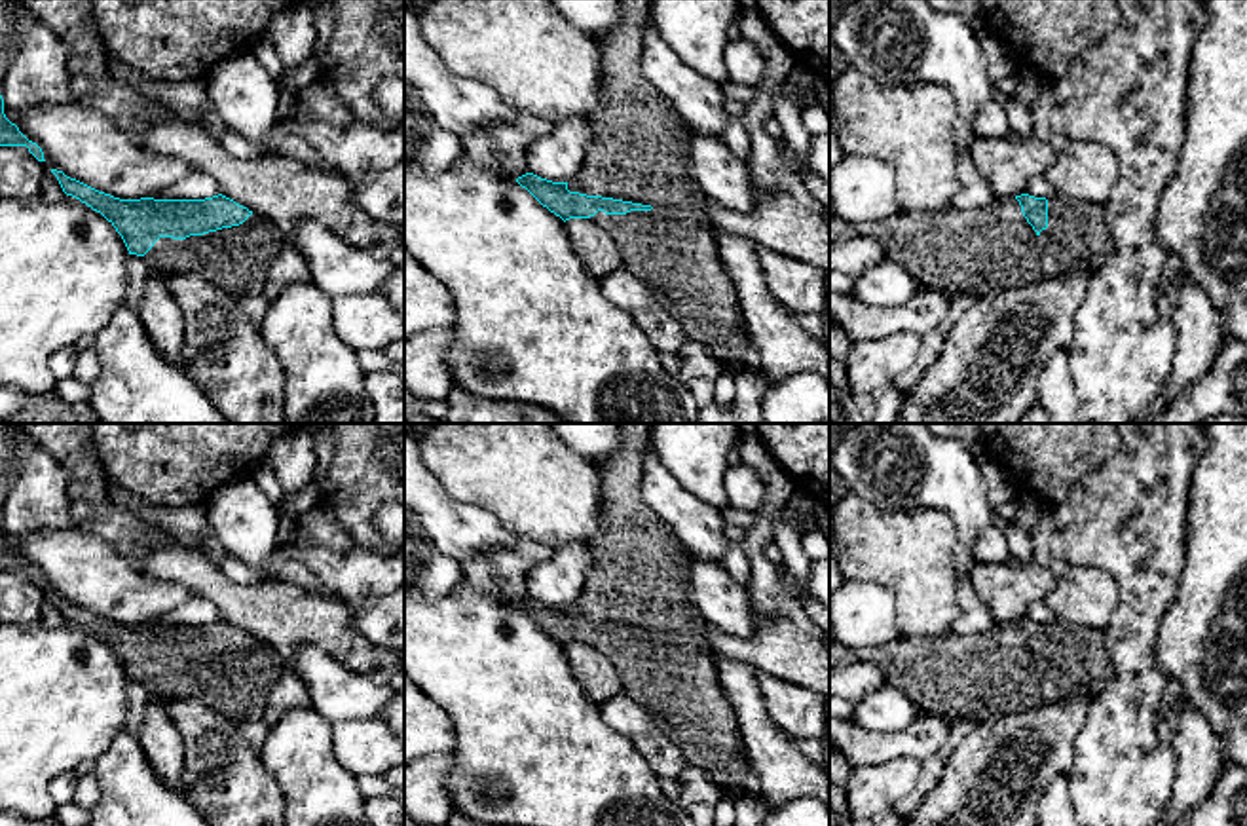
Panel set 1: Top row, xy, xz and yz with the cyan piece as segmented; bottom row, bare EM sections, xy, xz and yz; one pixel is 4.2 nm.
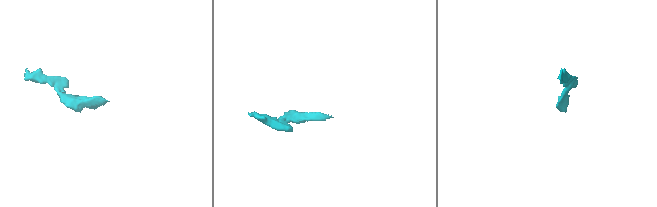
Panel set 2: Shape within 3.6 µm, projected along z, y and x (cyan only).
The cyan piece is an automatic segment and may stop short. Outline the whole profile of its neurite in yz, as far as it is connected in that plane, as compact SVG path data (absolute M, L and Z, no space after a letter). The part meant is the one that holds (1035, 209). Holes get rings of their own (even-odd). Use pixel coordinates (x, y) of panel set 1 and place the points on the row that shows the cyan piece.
M1029 194L1004 199L996 197L989 207L972 211L949 205L938 213L898 213L873 224L852 224L829 216L829 241L854 235L884 239L886 260L902 266L922 285L922 289L977 298L1057 277L1072 270L1076 264L1084 264L1088 270L1095 272L1112 251L1110 234L1105 222L1105 207L1063 194L1055 194L1048 199Z

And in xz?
M619 0L619 6L623 23L607 34L594 36L602 49L604 103L585 114L592 142L581 173L569 182L552 182L526 173L516 182L564 222L588 218L604 228L619 247L623 268L655 294L661 306L681 325L689 342L704 344L727 366L727 374L748 370L750 334L736 289L717 256L716 230L706 213L708 199L691 169L689 141L693 131L642 70L642 23L651 15L649 0Z

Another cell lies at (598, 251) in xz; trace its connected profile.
M569 218L564 222L575 254L585 262L596 279L623 268L621 253L613 237L588 218Z

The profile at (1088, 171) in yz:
M1072 141L1044 173L1057 194L1105 205L1116 180L1118 161L1103 144Z

